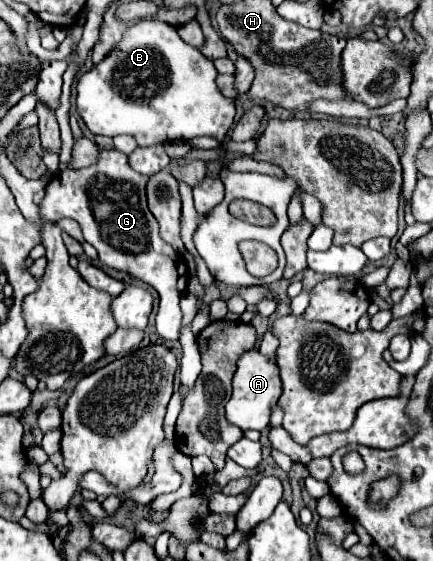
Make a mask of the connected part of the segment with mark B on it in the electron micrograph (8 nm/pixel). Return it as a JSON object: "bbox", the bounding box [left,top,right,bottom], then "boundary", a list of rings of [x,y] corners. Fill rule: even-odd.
{"bbox":[77,19,235,147],"boundary":[[[143,19],[137,25],[131,25],[125,33],[123,39],[107,53],[107,59],[103,59],[101,63],[93,65],[89,71],[79,75],[79,83],[77,83],[77,113],[81,115],[81,119],[85,121],[85,125],[89,127],[89,131],[93,135],[107,135],[107,137],[117,137],[117,135],[133,135],[139,143],[139,147],[147,147],[147,145],[155,145],[155,143],[167,143],[167,141],[191,141],[193,137],[201,137],[201,135],[209,135],[215,137],[217,141],[223,141],[229,127],[233,125],[233,117],[235,117],[235,101],[223,97],[223,93],[217,89],[215,85],[215,77],[217,77],[217,69],[213,67],[213,61],[207,59],[205,55],[201,55],[199,49],[187,45],[179,35],[177,29],[171,27],[169,23],[163,23],[159,19]]]}

